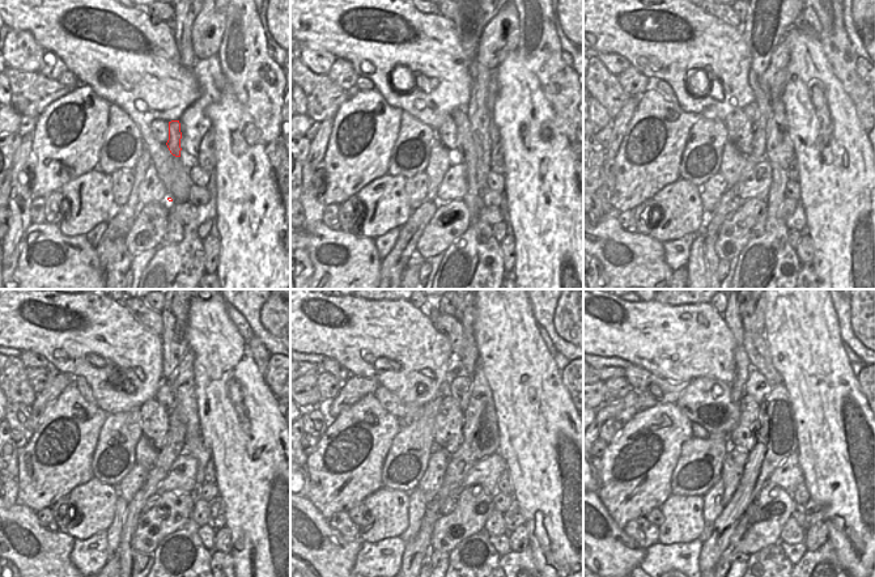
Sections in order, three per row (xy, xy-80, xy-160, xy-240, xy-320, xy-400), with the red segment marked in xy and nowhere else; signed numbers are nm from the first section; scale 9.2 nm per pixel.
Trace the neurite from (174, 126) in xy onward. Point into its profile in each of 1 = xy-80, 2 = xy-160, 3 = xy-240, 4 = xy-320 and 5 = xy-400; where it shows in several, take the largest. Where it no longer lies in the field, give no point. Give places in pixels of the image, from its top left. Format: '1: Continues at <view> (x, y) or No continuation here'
1: Continues at xy-80 (466, 153)
2: Continues at xy-160 (750, 110)
3: Continues at xy-240 (165, 395)
4: Continues at xy-320 (459, 386)
5: Continues at xy-400 (756, 386).

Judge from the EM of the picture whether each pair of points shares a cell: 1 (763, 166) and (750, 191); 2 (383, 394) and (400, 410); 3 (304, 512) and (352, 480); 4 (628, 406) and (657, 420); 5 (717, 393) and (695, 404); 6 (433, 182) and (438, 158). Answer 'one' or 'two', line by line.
1: one
2: one
3: two
4: two
5: one
6: one

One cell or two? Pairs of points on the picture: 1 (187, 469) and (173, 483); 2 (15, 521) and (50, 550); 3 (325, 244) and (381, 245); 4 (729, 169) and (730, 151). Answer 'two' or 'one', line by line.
1: one
2: one
3: two
4: one

